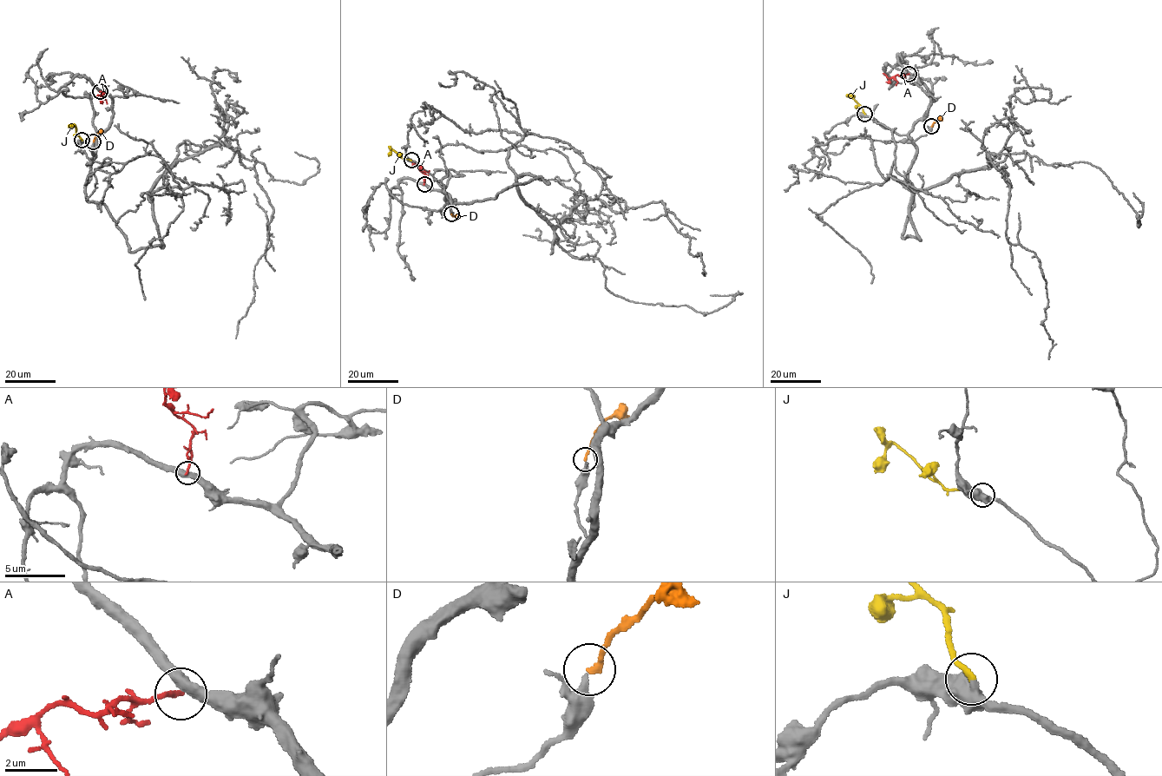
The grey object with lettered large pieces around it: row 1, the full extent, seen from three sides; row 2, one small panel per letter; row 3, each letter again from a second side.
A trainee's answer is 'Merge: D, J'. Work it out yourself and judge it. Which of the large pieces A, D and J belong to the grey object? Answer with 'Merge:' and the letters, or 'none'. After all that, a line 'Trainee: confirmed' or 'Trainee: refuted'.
Merge: D, J
Trainee: confirmed

